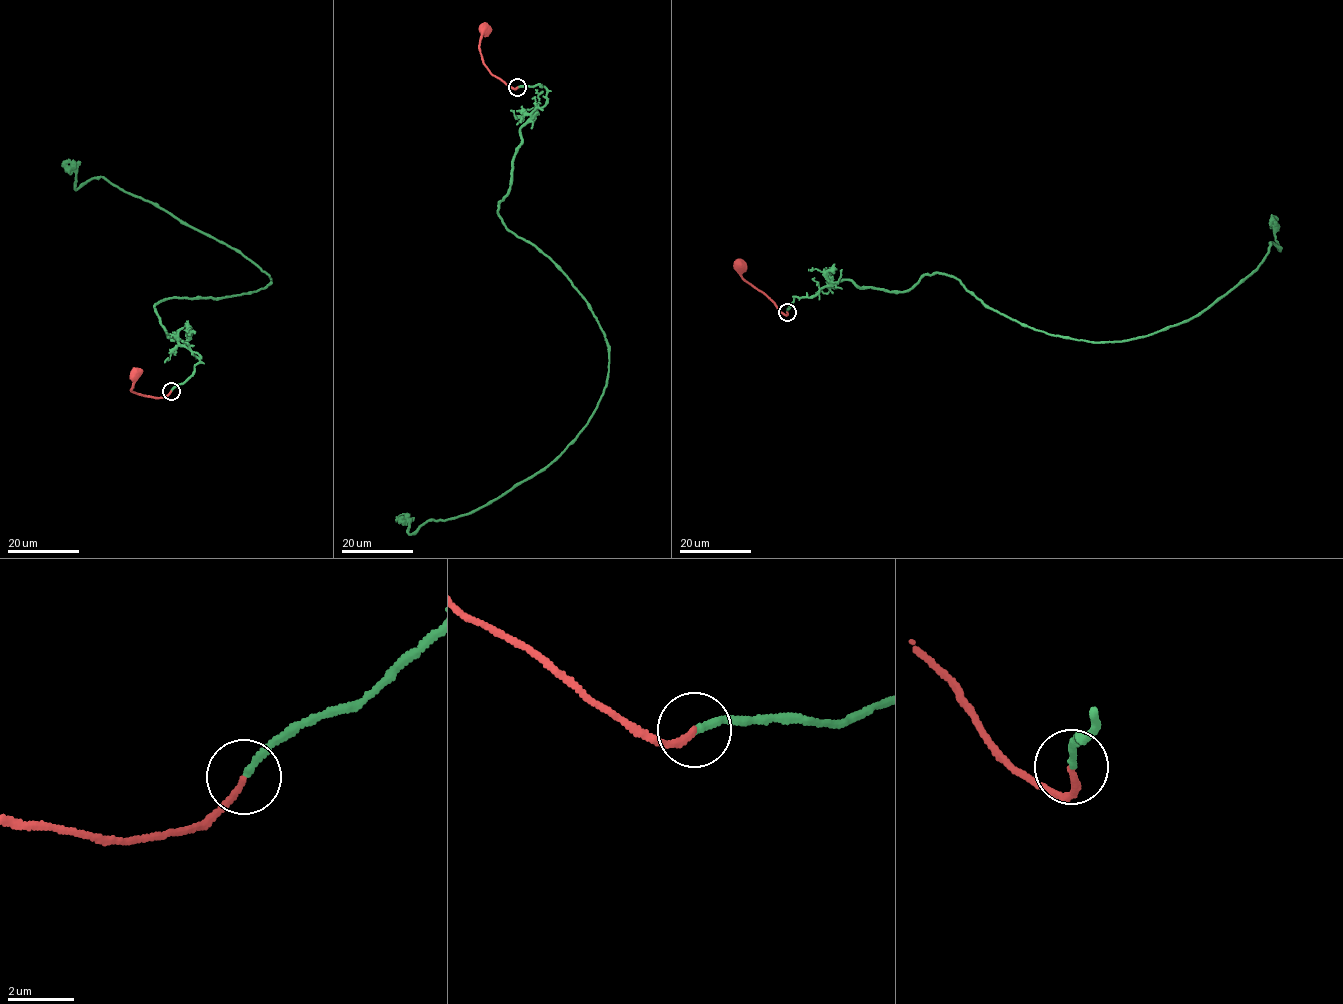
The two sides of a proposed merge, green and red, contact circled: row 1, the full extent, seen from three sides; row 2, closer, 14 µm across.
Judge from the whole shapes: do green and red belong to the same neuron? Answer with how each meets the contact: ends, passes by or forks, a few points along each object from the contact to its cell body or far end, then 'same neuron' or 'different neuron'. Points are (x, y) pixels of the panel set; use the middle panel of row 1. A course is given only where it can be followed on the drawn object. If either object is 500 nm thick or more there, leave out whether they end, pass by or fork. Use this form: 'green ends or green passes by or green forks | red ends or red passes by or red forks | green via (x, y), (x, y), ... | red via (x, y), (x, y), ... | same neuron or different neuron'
green ends | red ends | green via (517, 87), (546, 104), (498, 216), (586, 302), (607, 385), (529, 478), (409, 534), (402, 513) | red via (517, 87), (493, 75), (481, 58), (480, 38), (486, 31) | same neuron

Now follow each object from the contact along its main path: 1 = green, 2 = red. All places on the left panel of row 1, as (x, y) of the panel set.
1: (170, 390), (200, 356), (168, 337), (155, 303), (246, 293), (270, 275), (104, 178), (76, 189), (68, 158)
2: (170, 390), (166, 396), (157, 398), (131, 391), (137, 373)

